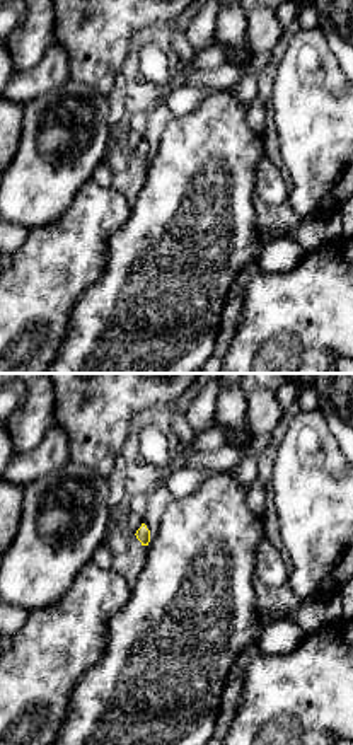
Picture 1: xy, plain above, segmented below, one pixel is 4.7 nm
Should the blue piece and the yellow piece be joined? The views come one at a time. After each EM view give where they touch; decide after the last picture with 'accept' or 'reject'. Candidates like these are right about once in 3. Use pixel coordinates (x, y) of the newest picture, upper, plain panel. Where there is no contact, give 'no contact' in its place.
no contact

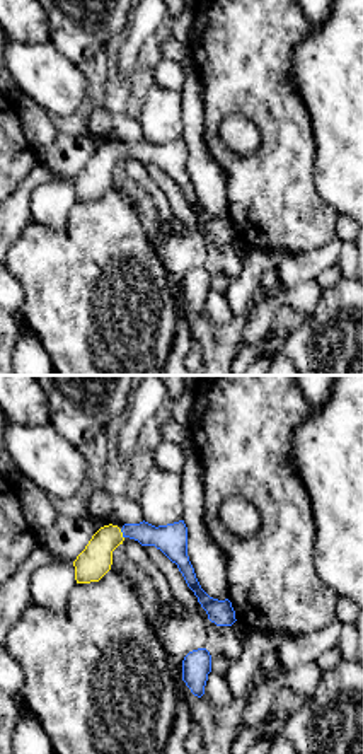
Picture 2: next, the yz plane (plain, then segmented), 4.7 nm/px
meets blue at (123, 152)

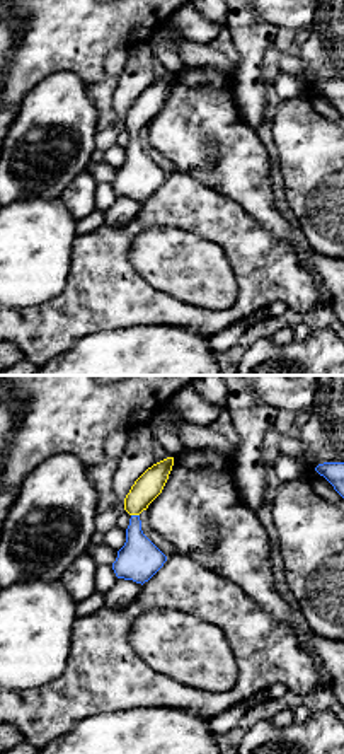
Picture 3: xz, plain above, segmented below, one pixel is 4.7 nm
meets blue at (135, 133)

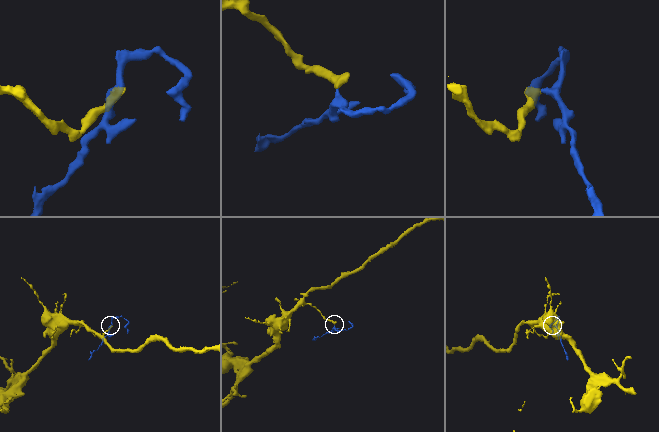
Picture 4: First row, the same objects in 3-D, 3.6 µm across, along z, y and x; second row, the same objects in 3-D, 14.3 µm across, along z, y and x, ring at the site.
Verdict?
accept

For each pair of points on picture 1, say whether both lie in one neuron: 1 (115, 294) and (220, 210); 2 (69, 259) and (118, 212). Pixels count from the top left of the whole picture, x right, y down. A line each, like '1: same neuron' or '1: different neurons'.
1: same neuron
2: same neuron

